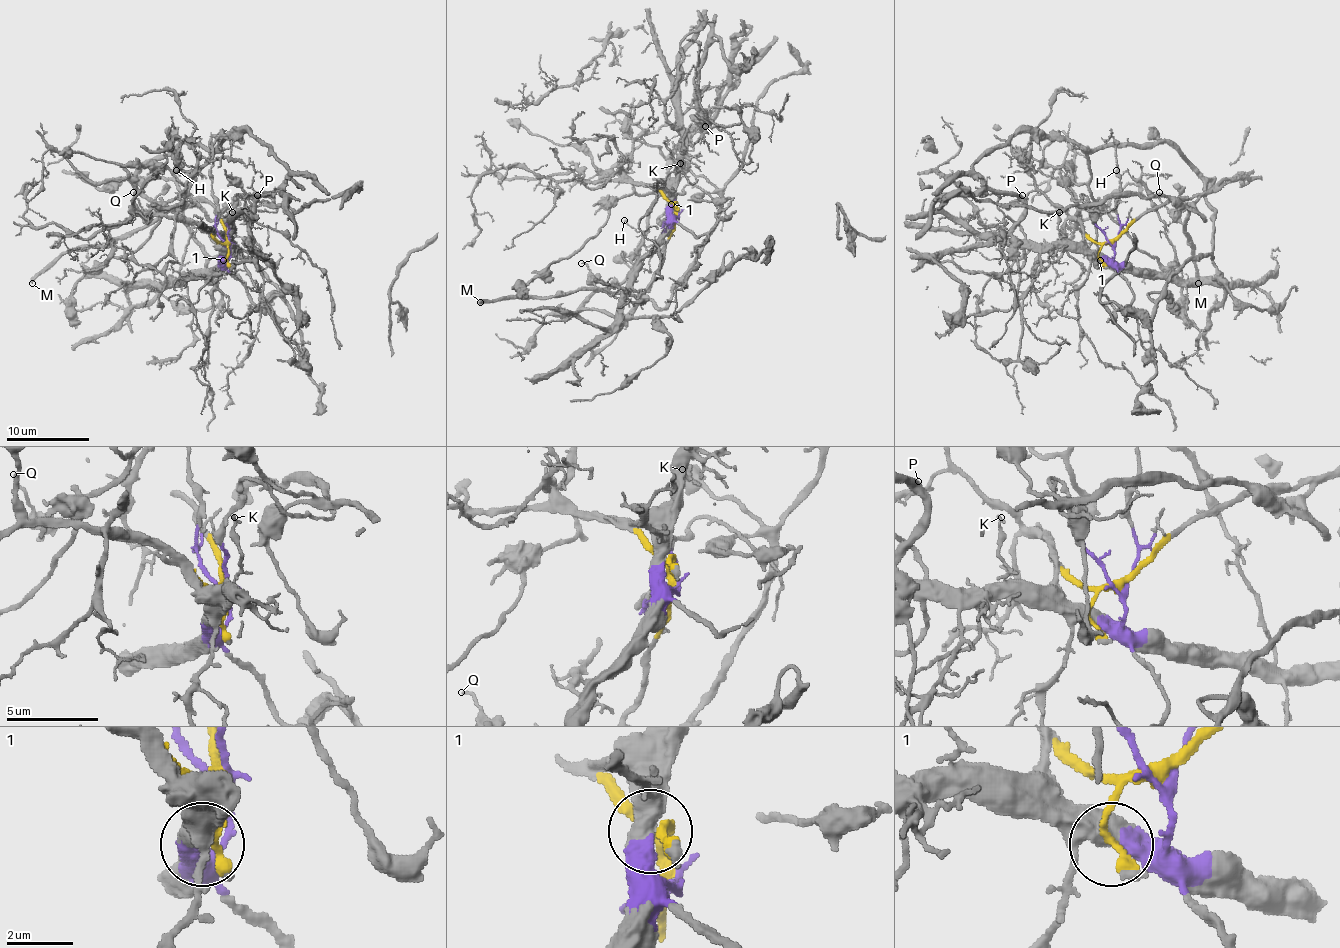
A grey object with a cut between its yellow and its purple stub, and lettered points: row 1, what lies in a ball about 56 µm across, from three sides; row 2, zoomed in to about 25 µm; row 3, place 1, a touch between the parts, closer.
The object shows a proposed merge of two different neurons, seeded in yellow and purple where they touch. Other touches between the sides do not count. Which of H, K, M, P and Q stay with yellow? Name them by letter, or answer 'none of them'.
M, Q

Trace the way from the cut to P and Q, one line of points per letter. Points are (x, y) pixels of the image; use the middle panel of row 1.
P: (673, 217), (678, 217), (671, 213), (671, 194), (682, 169), (682, 151), (711, 124), (698, 116), (704, 126)
Q: (675, 215), (663, 260), (642, 291), (611, 293), (597, 287), (589, 267), (580, 262)

